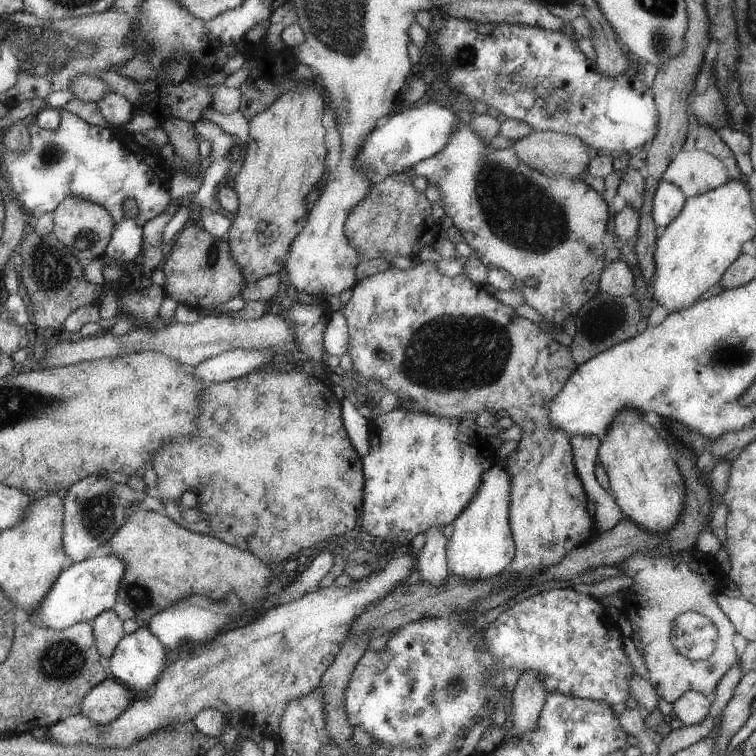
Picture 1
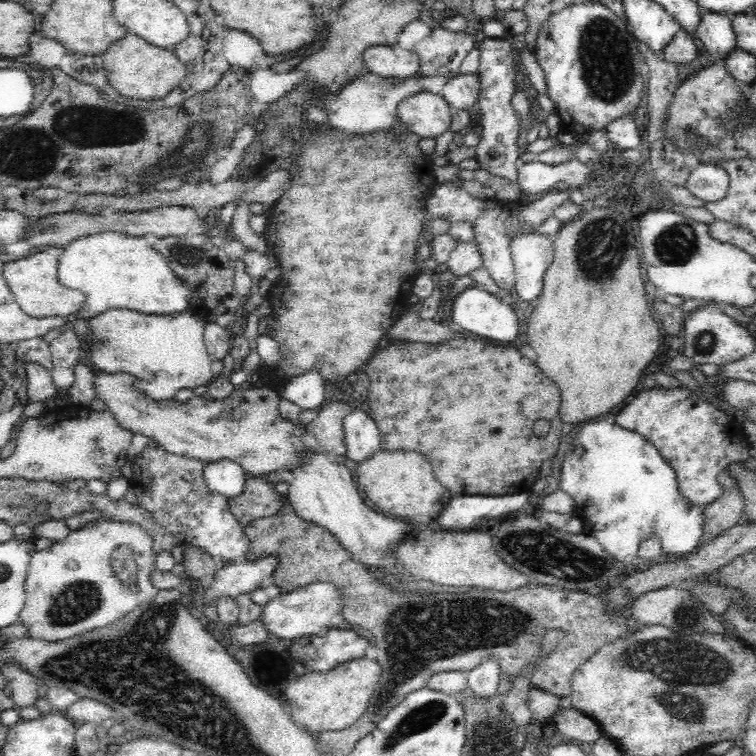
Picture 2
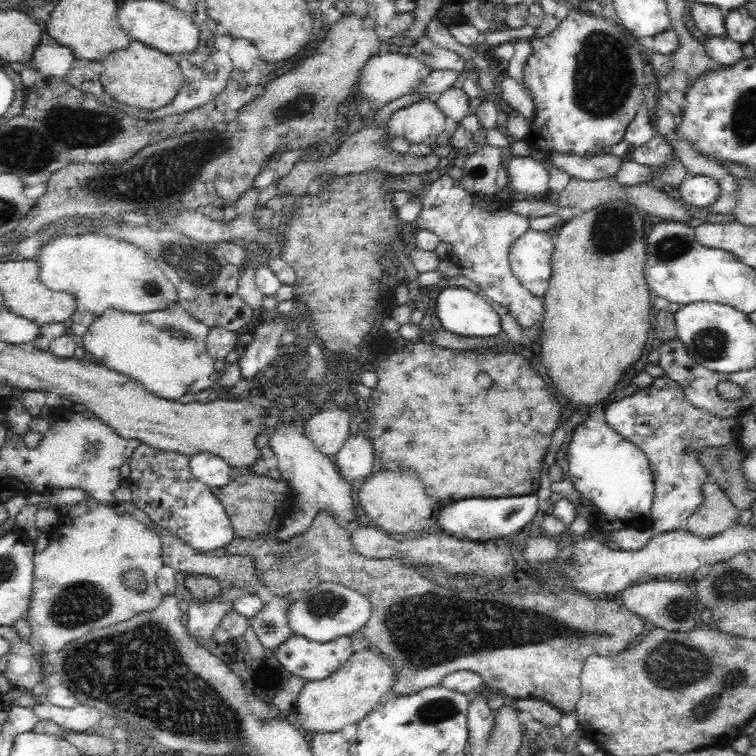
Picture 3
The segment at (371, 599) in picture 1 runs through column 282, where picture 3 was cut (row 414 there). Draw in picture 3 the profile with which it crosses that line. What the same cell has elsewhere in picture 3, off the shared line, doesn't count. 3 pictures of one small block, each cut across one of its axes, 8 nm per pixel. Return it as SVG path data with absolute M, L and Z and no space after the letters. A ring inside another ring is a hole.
M668 379L664 388L654 388L646 386L629 396L619 398L604 408L607 426L614 429L622 437L638 446L646 453L648 466L652 471L654 479L654 502L650 508L650 520L652 529L656 535L662 532L684 530L688 517L694 514L694 510L702 504L702 486L709 480L706 476L706 469L698 462L698 452L705 450L708 446L725 446L730 444L730 440L737 440L740 433L740 426L734 420L721 419L718 415L708 413L708 411L698 409L686 400L684 393L678 384ZM640 416L650 416L652 420L660 423L658 429L650 434L641 436L636 432L636 426L644 424L650 428L650 422L638 422Z

